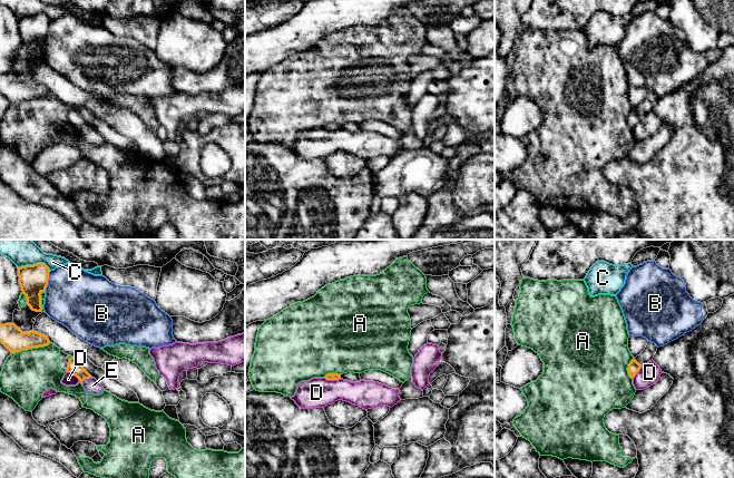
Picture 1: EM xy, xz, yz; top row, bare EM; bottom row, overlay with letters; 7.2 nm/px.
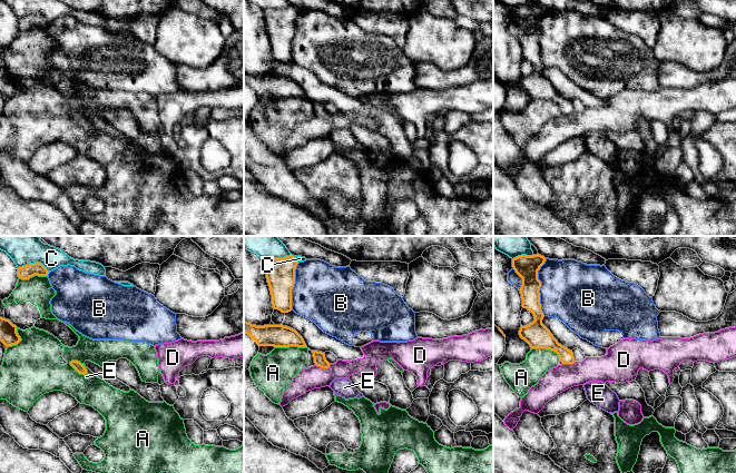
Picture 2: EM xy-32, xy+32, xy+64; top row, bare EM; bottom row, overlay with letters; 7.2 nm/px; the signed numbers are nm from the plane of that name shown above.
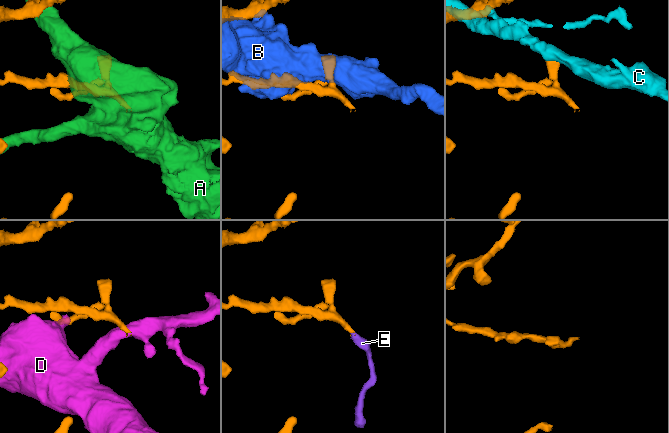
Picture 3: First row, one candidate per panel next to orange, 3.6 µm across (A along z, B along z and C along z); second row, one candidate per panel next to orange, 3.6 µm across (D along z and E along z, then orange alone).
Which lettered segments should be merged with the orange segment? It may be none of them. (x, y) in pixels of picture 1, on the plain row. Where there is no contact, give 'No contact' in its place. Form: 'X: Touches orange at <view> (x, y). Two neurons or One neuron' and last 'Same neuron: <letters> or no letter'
A: Touches orange at xy (30, 98). Two neurons
B: Touches orange at xy (47, 31). Two neurons
C: Touches orange at xy (35, 15). Two neurons
D: Touches orange at xz (332, 129). Two neurons
E: Touches orange at xy (86, 128). One neuron
Same neuron: E

